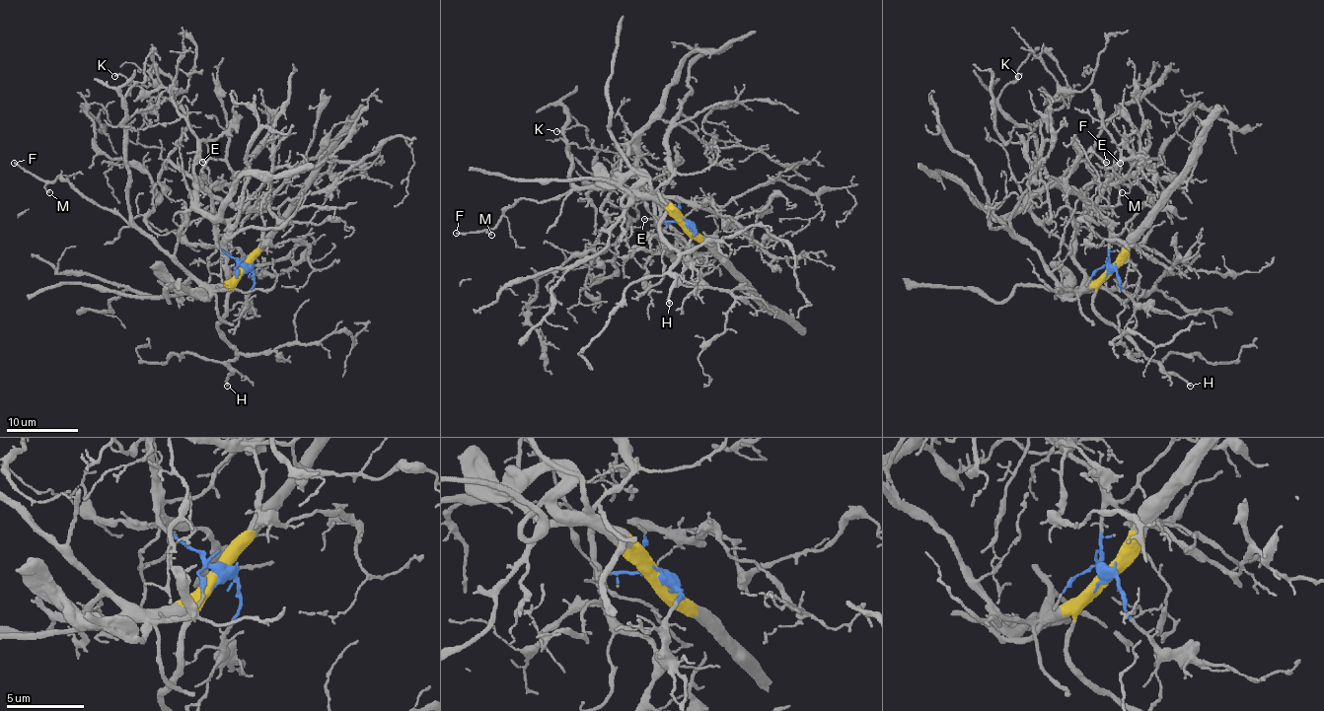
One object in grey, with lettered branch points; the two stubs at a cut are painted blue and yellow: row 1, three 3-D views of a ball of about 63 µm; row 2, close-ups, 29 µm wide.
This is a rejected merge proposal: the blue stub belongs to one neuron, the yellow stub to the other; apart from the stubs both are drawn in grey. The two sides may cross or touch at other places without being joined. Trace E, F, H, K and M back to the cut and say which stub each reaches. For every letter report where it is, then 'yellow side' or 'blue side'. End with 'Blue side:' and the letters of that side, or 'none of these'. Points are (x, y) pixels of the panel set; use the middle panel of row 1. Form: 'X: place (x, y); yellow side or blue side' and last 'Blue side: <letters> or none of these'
E: place (644, 219); blue side
F: place (456, 233); yellow side
H: place (669, 303); yellow side
K: place (556, 131); yellow side
M: place (491, 235); yellow side
Blue side: E

